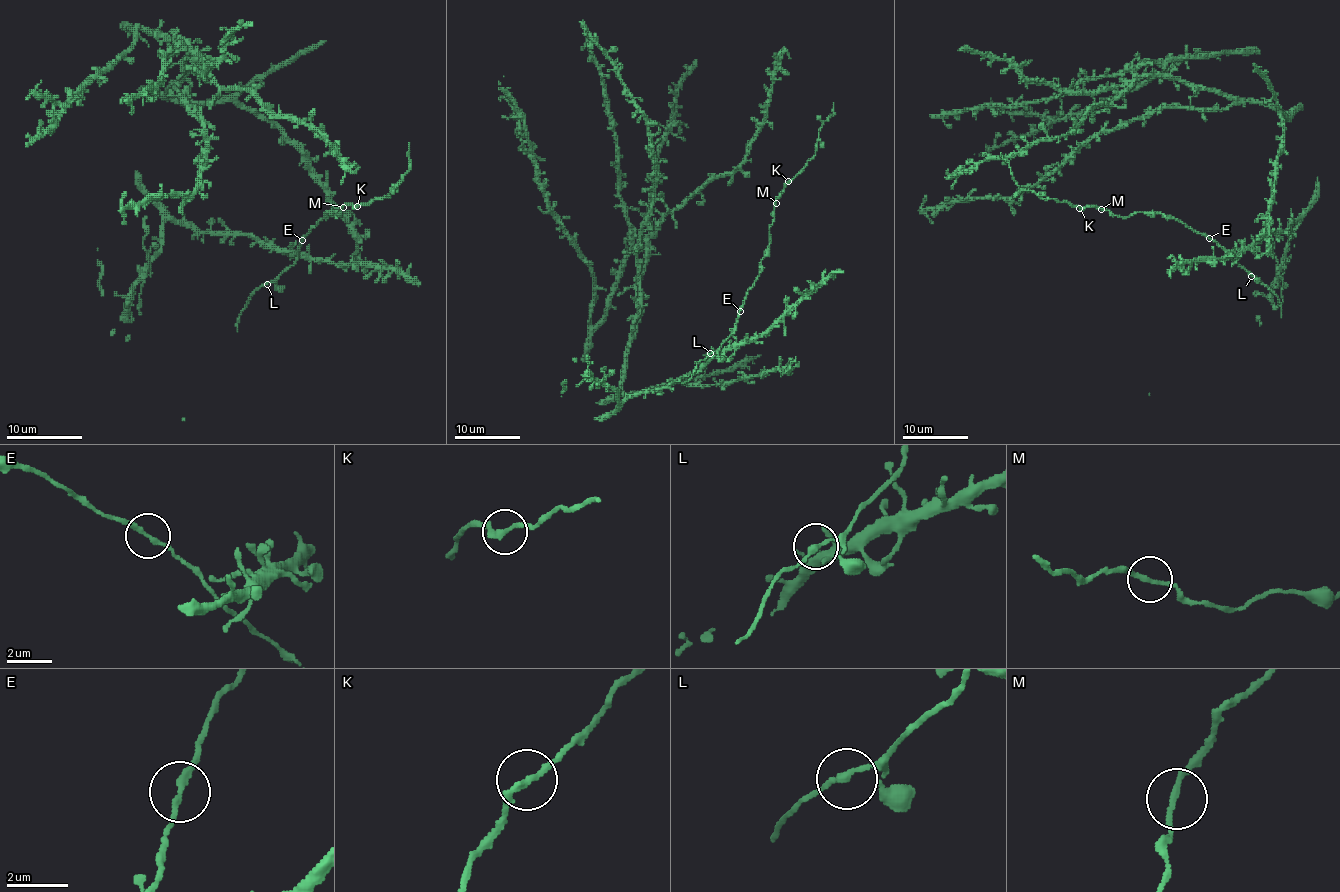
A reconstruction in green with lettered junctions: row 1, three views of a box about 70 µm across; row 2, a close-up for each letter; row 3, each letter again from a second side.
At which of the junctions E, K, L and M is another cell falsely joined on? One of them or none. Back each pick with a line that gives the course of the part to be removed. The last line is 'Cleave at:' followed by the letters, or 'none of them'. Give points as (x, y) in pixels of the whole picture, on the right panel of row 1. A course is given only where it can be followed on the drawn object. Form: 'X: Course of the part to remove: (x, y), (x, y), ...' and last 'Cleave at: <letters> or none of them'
Cleave at: none of them

